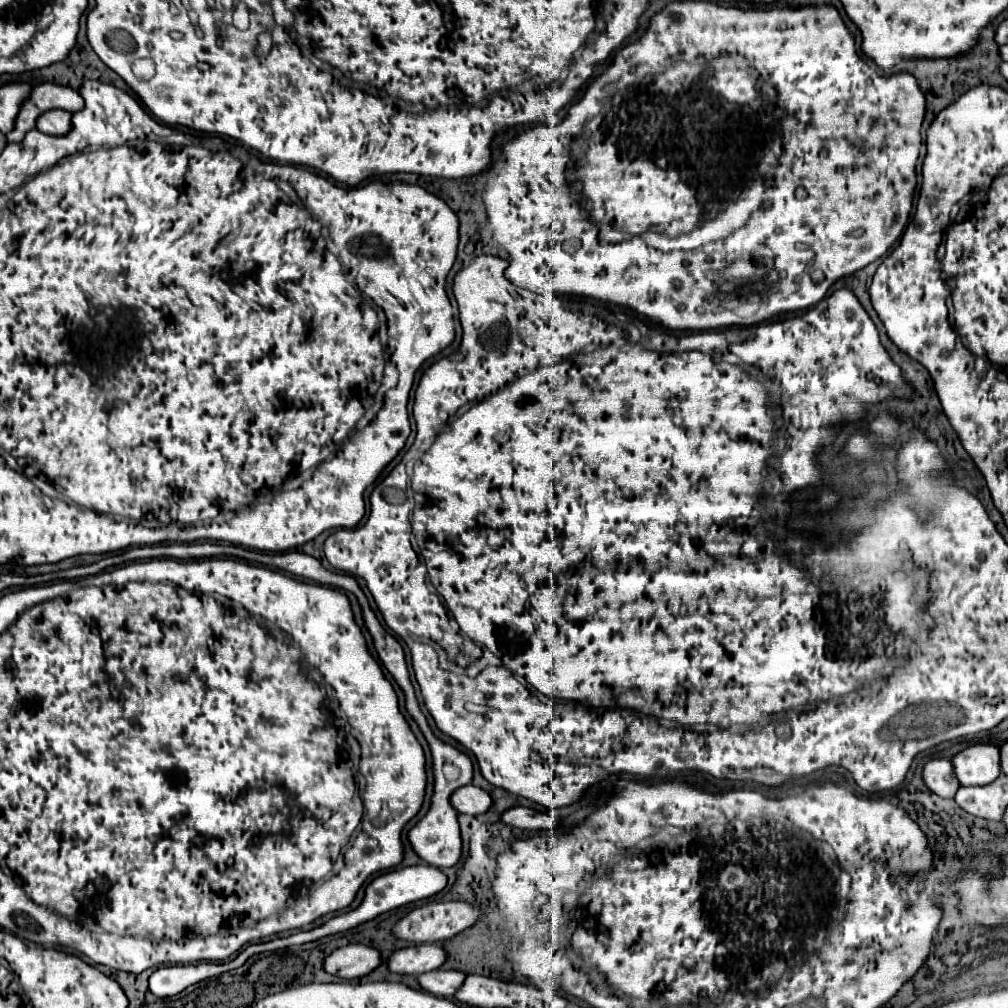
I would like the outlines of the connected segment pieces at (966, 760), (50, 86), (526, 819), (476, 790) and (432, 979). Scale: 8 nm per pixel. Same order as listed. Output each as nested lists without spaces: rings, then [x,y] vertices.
[[[976,743],[952,757],[960,785],[988,785],[1000,775],[1000,751],[994,743]]]
[[[40,83],[36,87],[32,87],[30,95],[26,97],[26,101],[20,107],[20,113],[16,117],[14,129],[6,135],[10,143],[20,143],[24,139],[24,135],[36,127],[36,119],[48,111],[48,109],[66,109],[70,113],[78,111],[84,107],[82,97],[78,95],[78,91],[70,89],[70,87],[62,87],[56,83]]]
[[[510,807],[502,813],[502,821],[506,825],[512,825],[516,829],[528,829],[528,831],[538,831],[538,829],[556,829],[558,821],[546,813],[528,809],[528,807]]]
[[[464,785],[460,789],[456,789],[450,797],[450,803],[452,807],[458,811],[458,813],[468,813],[468,815],[480,815],[480,813],[486,813],[492,799],[490,795],[480,789],[480,787],[474,787],[474,785]]]
[[[436,969],[436,971],[428,971],[422,973],[418,977],[418,983],[424,991],[436,995],[436,997],[454,997],[456,987],[460,987],[460,983],[464,981],[464,973],[460,971],[444,971],[444,969]]]

